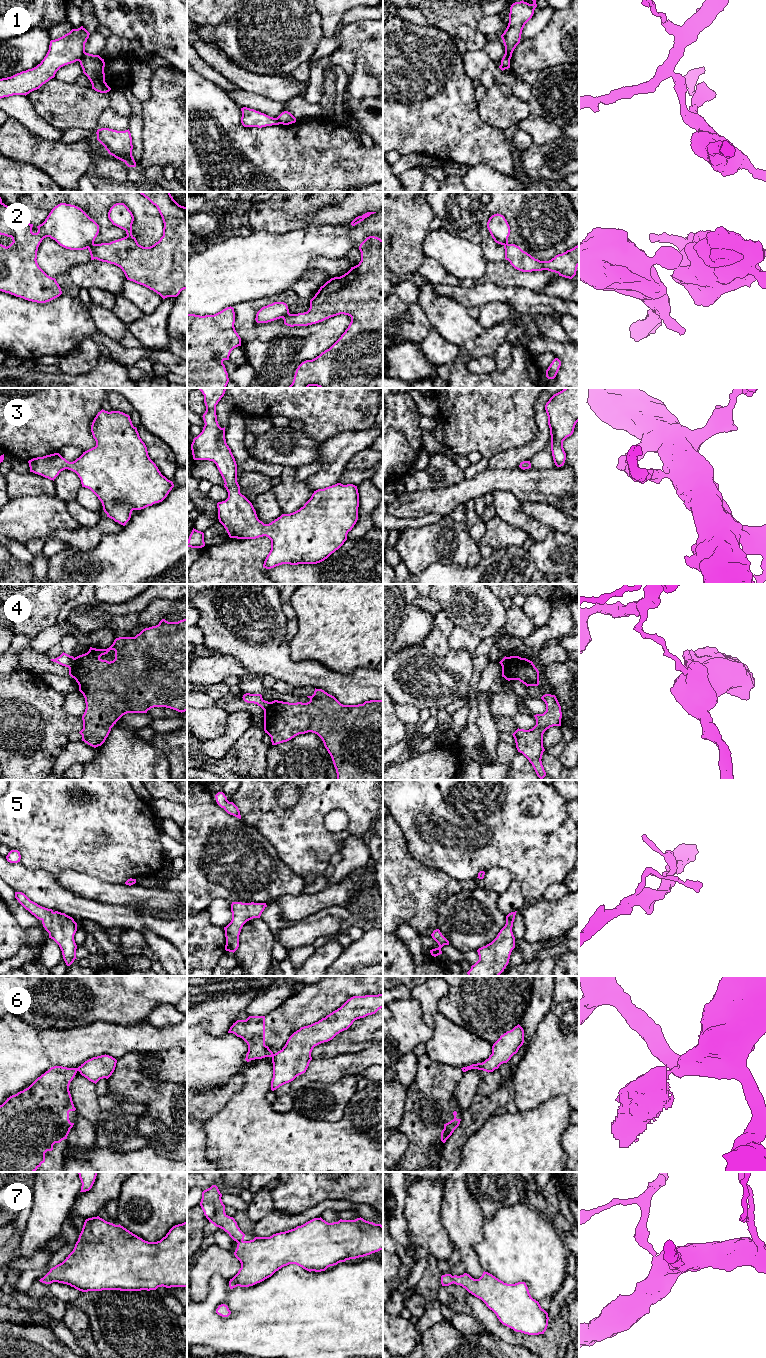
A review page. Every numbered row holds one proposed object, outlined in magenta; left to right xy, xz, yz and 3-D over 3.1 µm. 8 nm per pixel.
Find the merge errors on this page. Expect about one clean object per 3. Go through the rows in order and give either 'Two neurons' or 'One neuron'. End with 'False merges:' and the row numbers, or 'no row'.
1: Two neurons
2: Two neurons
3: One neuron
4: Two neurons
5: One neuron
6: Two neurons
7: One neuron
False merges: 1, 2, 4, 6

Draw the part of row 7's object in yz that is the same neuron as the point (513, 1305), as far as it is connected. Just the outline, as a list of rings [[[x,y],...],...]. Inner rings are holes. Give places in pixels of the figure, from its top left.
[[[485,1271],[479,1279],[467,1273],[441,1276],[442,1286],[453,1283],[481,1299],[503,1325],[514,1331],[528,1335],[544,1334],[546,1331],[548,1313],[531,1297],[525,1282],[507,1284]]]

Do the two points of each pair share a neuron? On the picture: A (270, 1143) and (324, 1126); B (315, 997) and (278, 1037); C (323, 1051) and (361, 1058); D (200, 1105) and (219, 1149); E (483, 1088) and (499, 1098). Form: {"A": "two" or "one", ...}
{"A": "one", "B": "one", "C": "two", "D": "two", "E": "two"}

